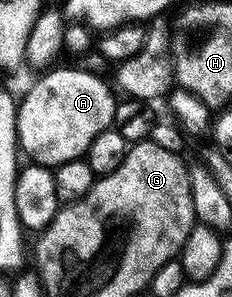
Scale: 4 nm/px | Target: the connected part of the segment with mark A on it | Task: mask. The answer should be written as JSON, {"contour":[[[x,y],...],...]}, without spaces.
{"contour":[[[55,68],[37,75],[40,77],[33,82],[24,101],[19,101],[16,110],[19,151],[23,155],[25,152],[29,161],[45,166],[81,159],[90,142],[113,127],[118,103],[117,97],[112,97],[113,89],[108,89],[92,73],[83,72],[80,68]]]}

